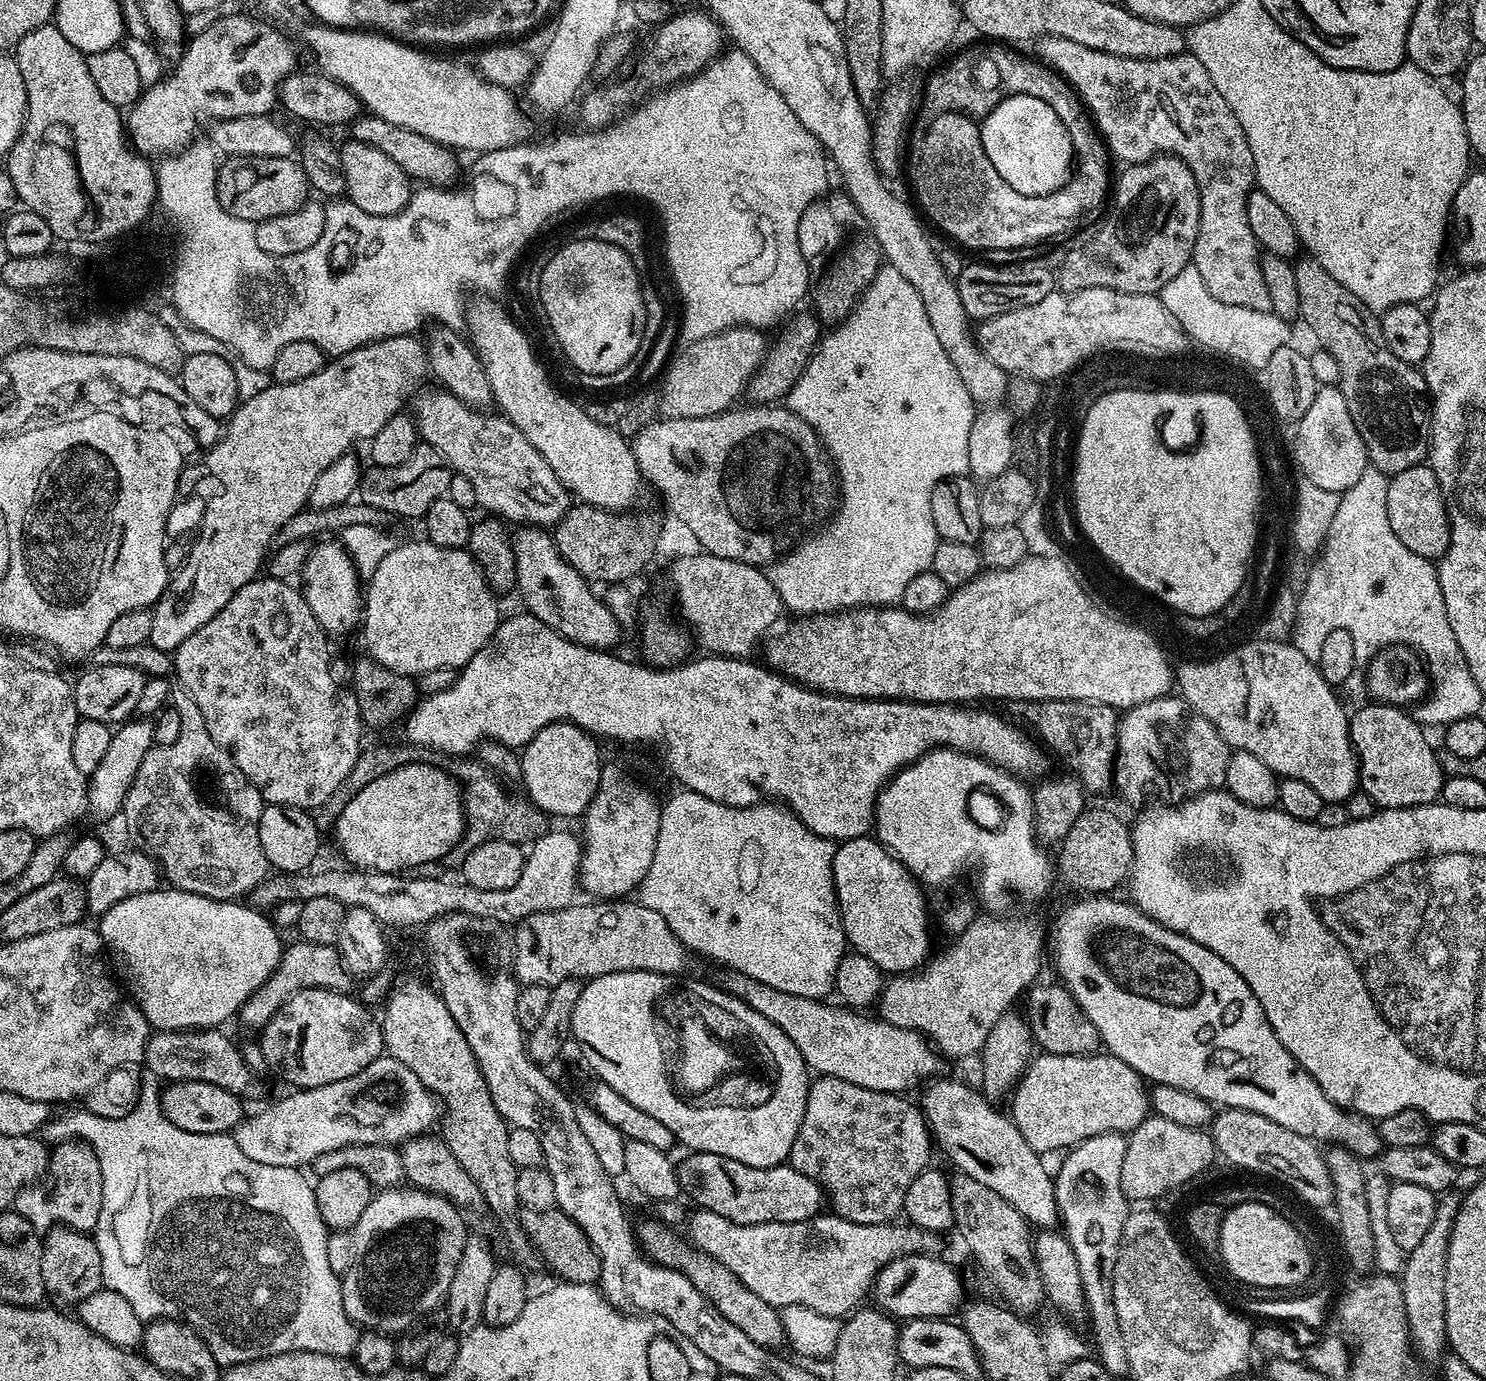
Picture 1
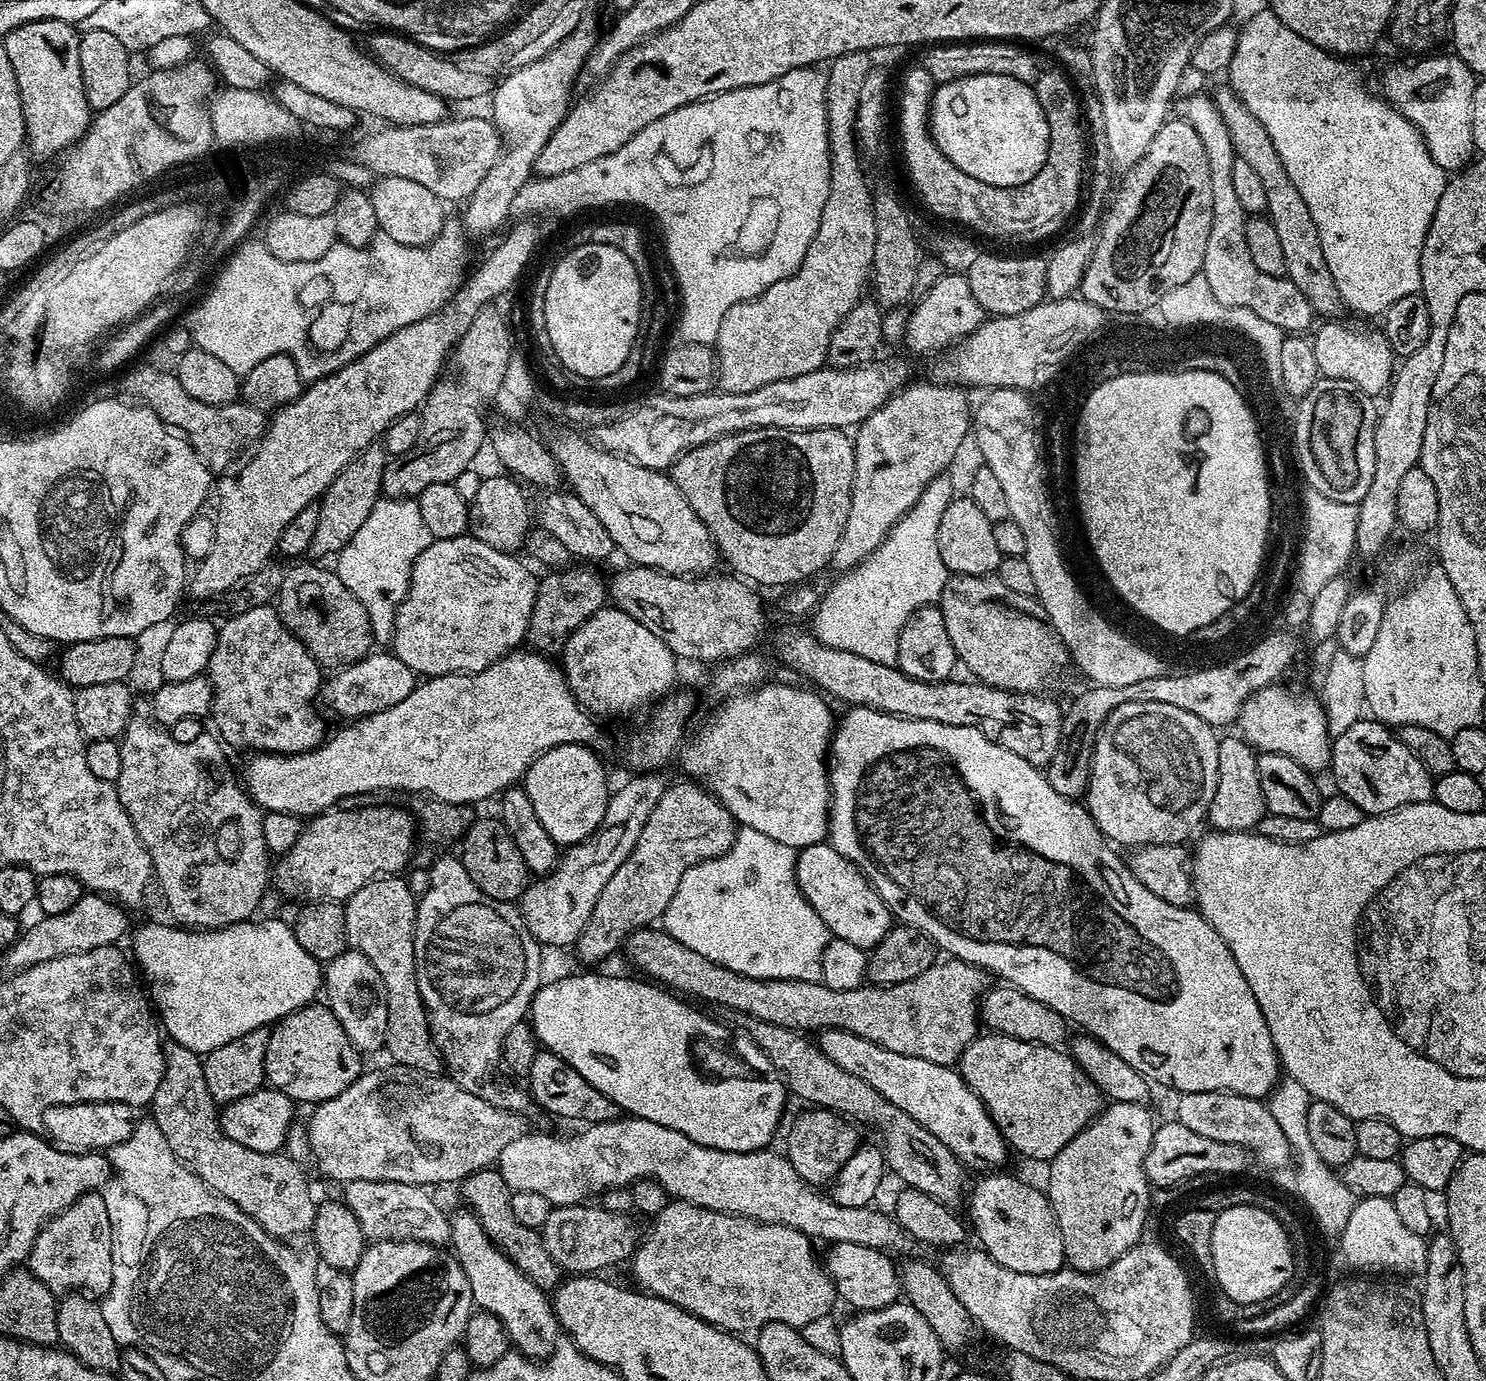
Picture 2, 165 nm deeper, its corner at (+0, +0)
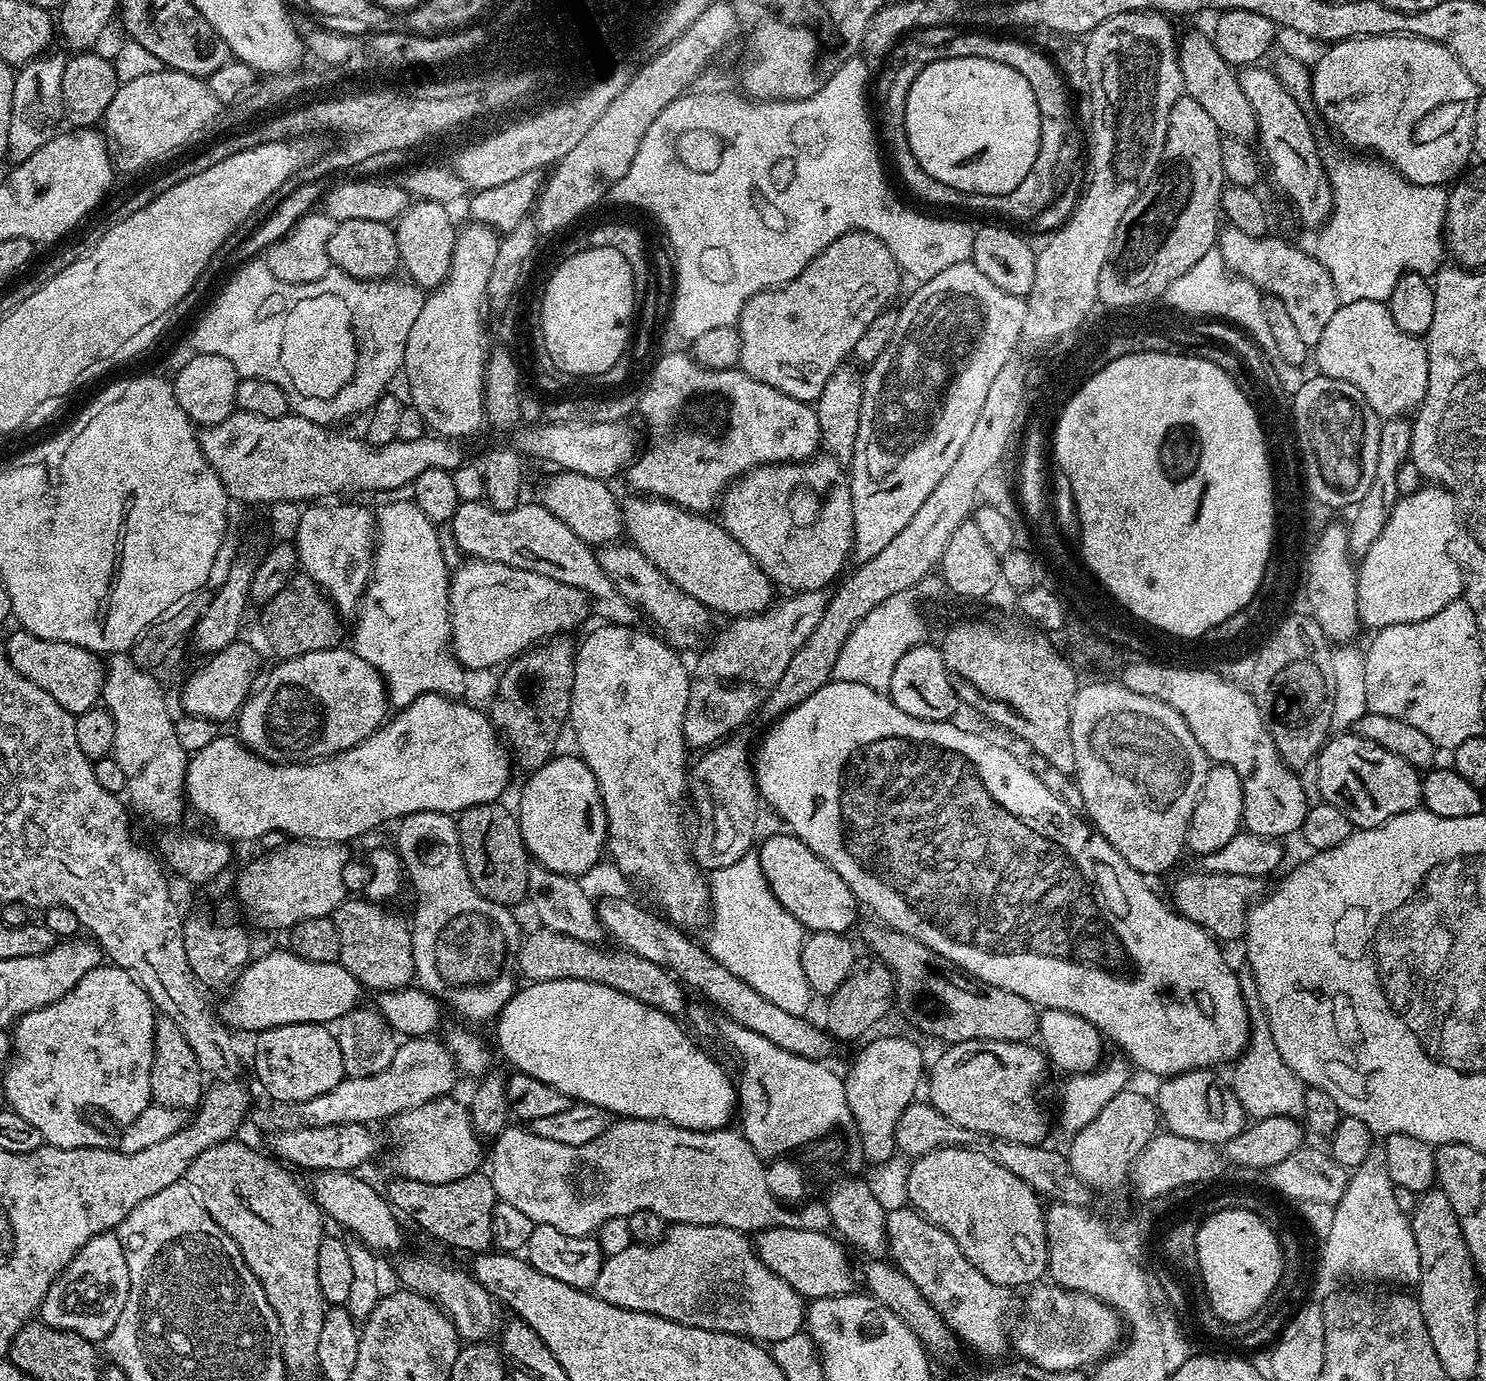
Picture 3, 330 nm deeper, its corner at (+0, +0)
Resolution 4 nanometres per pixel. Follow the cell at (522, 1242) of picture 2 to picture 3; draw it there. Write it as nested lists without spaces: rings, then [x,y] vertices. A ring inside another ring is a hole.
[[[477,1170],[454,1182],[437,1184],[396,1178],[386,1191],[386,1199],[401,1217],[409,1216],[422,1231],[429,1232],[434,1239],[452,1248],[479,1254],[493,1247],[492,1211],[497,1202],[491,1175],[484,1173],[483,1176],[482,1173]]]

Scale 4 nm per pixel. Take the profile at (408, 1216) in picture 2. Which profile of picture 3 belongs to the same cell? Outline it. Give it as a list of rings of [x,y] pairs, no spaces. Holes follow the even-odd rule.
[[[408,1256],[396,1268],[396,1276],[401,1280],[405,1289],[413,1292],[420,1292],[424,1296],[430,1296],[439,1304],[440,1309],[452,1319],[452,1324],[456,1328],[456,1334],[464,1342],[484,1342],[489,1339],[488,1336],[497,1331],[496,1324],[496,1308],[494,1297],[491,1292],[487,1292],[485,1288],[472,1277],[471,1271],[455,1268],[452,1264],[447,1264],[444,1260],[435,1260],[432,1256]]]

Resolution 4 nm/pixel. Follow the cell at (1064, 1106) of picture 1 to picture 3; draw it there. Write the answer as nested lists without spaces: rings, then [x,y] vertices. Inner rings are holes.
[[[967,1040],[966,1042],[958,1042],[957,1044],[949,1044],[943,1049],[945,1052],[936,1060],[936,1065],[931,1065],[930,1071],[926,1076],[926,1088],[928,1084],[927,1099],[942,1114],[946,1114],[946,1118],[950,1118],[950,1122],[958,1122],[958,1126],[966,1126],[966,1130],[974,1130],[981,1132],[987,1136],[993,1136],[996,1140],[1009,1140],[1010,1142],[1022,1142],[1023,1144],[1044,1144],[1048,1136],[1048,1116],[1044,1113],[1044,1108],[1040,1105],[1040,1100],[1036,1097],[1036,1091],[1040,1088],[1040,1083],[1044,1080],[1044,1075],[1050,1072],[1050,1065],[1041,1049],[1033,1046],[1031,1043],[1025,1042],[998,1042],[997,1040]]]

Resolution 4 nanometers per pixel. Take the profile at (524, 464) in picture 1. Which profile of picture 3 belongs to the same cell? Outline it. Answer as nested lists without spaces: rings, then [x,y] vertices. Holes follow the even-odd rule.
[[[613,542],[599,545],[596,561],[602,566],[607,577],[628,601],[635,604],[641,613],[658,626],[664,628],[663,637],[673,647],[680,650],[692,648],[704,636],[708,628],[709,609],[704,607],[698,598],[686,594],[681,588],[666,578],[664,574],[641,551],[628,542]]]

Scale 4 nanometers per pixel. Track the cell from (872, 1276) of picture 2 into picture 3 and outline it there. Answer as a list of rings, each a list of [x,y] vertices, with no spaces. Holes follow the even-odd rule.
[[[765,1228],[754,1236],[756,1256],[772,1272],[777,1272],[799,1296],[809,1301],[846,1296],[858,1280],[852,1277],[849,1249],[835,1235],[801,1228]]]

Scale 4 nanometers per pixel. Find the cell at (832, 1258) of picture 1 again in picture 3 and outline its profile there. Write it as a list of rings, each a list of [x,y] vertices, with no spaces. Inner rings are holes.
[[[673,1223],[655,1244],[634,1242],[626,1250],[605,1259],[591,1291],[602,1302],[610,1302],[610,1306],[654,1314],[691,1328],[729,1332],[764,1346],[798,1334],[806,1324],[805,1297],[799,1296],[790,1282],[759,1260],[753,1241],[745,1233],[717,1224]]]

